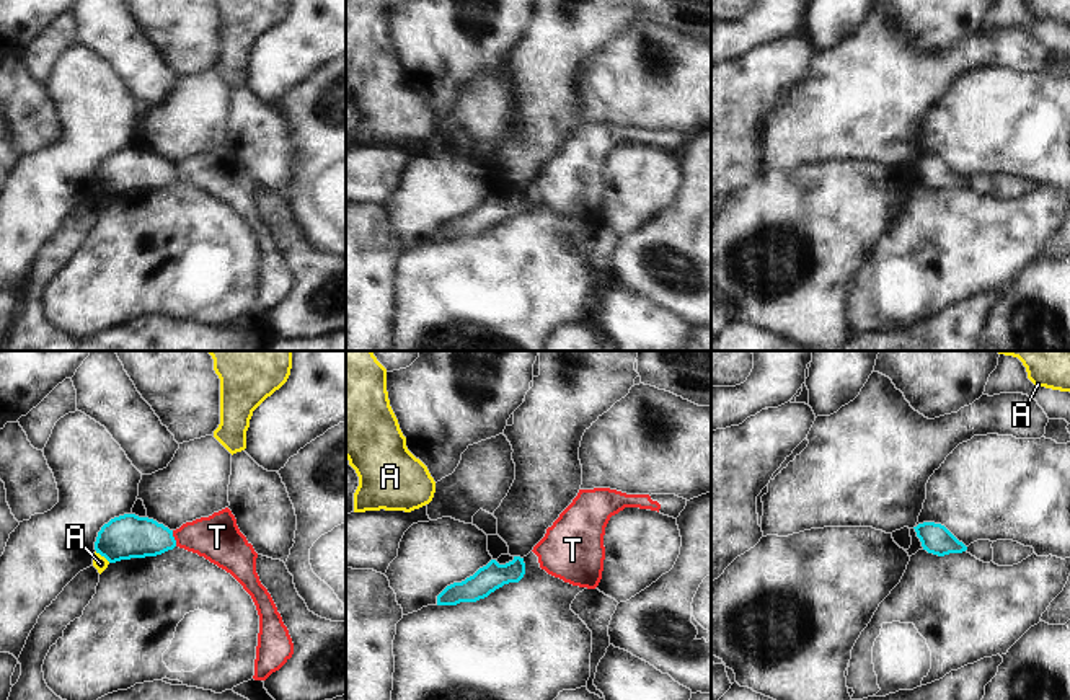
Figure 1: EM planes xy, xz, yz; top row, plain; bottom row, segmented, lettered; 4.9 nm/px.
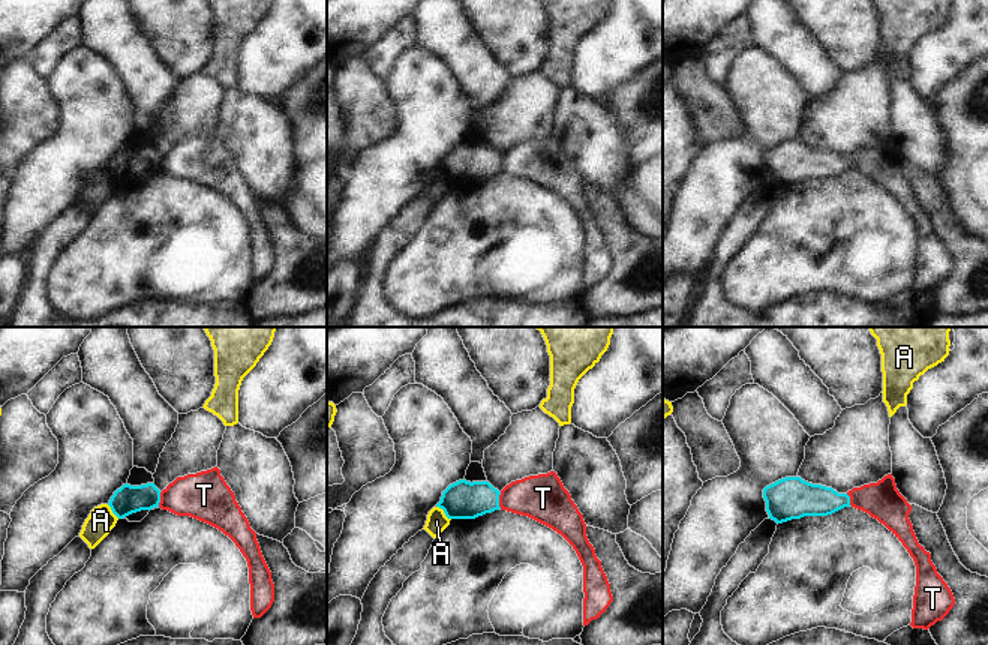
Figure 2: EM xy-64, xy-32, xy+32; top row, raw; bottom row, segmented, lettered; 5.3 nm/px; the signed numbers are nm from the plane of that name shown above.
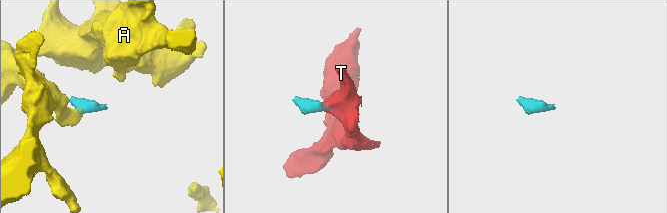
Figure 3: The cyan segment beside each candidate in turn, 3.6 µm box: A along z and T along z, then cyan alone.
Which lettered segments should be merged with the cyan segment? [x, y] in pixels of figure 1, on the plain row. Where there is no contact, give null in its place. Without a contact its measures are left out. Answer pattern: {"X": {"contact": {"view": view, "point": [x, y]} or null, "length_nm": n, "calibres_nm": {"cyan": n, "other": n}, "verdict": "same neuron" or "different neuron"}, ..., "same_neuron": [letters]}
{"A": {"contact": {"view": "xy", "point": [103, 190]}, "length_nm": 90, "calibres_nm": {"cyan": 220, "other": 70}, "verdict": "different neuron"}, "T": {"contact": {"view": "xy", "point": [173, 173]}, "length_nm": 80, "calibres_nm": {"cyan": 220, "other": 220}, "verdict": "different neuron"}, "same_neuron": []}

